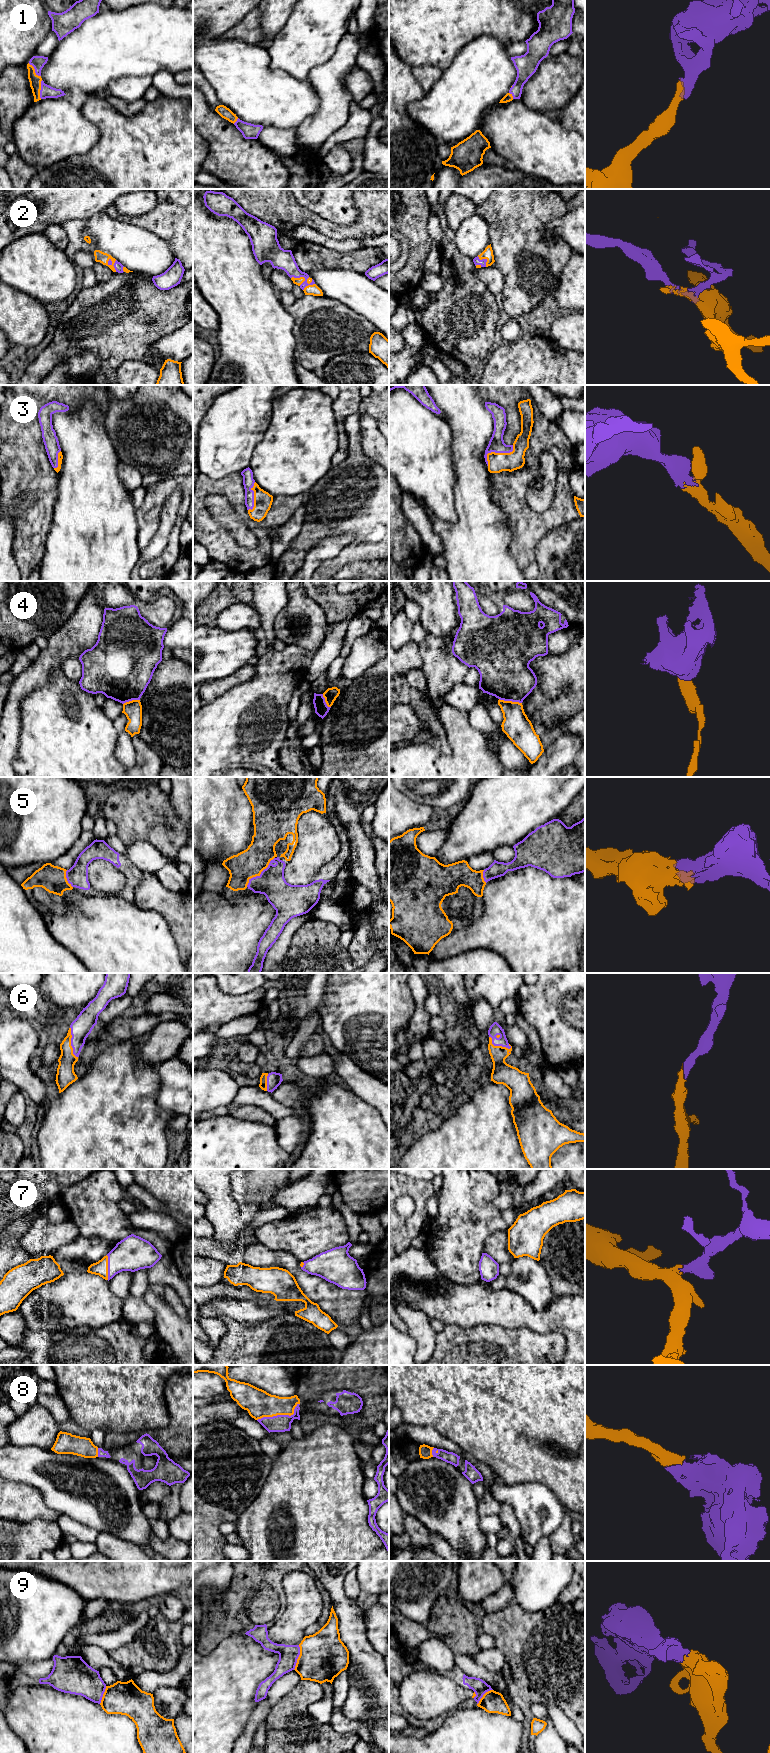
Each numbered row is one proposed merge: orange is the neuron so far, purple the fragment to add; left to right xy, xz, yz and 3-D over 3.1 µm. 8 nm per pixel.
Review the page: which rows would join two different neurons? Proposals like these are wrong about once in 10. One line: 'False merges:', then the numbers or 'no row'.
False merges: 4, 9

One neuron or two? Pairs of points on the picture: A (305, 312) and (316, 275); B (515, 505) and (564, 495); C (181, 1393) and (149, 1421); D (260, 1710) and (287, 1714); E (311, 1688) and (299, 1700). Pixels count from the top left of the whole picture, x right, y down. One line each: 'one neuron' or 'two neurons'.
A: two neurons
B: one neuron
C: two neurons
D: two neurons
E: one neuron

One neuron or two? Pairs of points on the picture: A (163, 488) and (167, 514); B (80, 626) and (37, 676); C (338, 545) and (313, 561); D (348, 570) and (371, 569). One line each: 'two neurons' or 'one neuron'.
A: two neurons
B: one neuron
C: one neuron
D: one neuron

